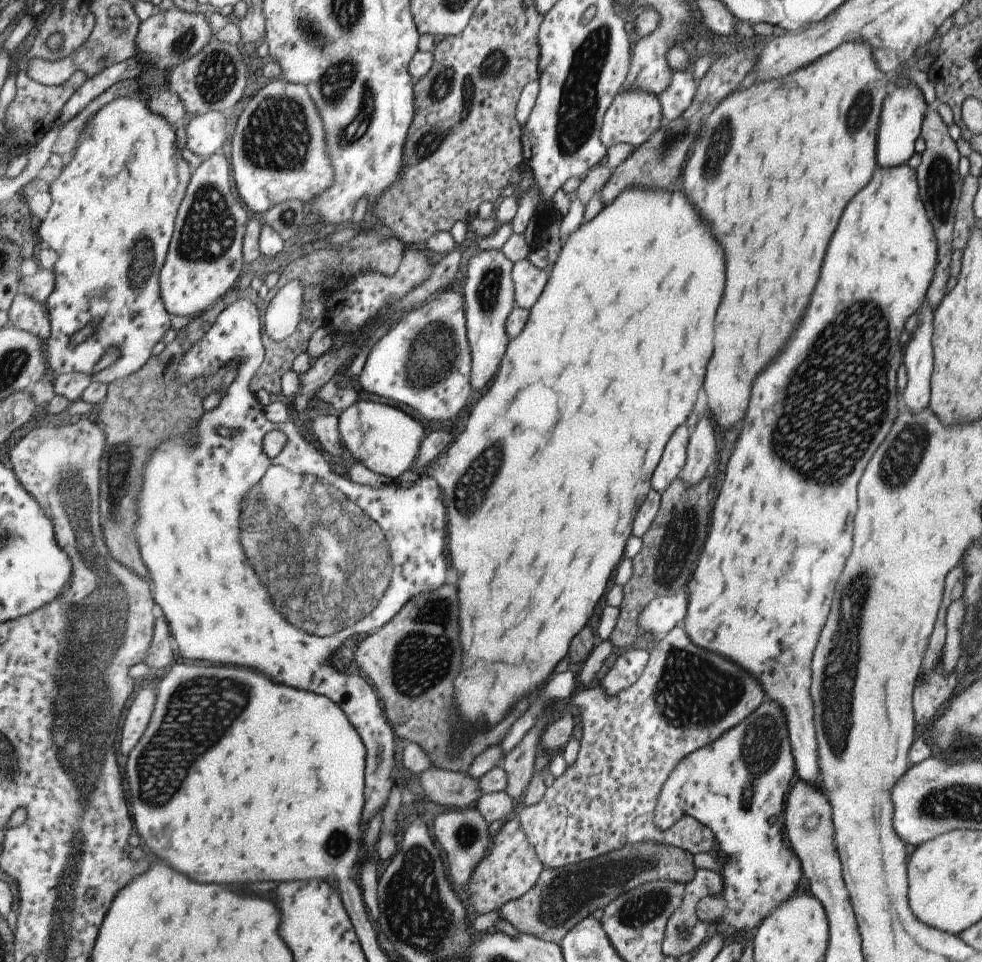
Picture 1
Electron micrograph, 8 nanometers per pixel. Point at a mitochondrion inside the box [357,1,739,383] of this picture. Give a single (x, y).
(578, 102)

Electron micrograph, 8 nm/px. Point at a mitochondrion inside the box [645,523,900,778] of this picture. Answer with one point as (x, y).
(693, 691)

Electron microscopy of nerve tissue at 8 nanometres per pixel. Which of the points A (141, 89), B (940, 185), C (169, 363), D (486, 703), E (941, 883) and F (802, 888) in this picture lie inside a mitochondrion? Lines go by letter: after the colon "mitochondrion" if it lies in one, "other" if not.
A: other
B: mitochondrion
C: other
D: other
E: other
F: other

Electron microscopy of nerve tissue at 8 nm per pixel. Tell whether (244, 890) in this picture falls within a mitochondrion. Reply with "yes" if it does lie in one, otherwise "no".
no

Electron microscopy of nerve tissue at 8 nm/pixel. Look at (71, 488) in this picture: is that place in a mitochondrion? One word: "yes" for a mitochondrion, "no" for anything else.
yes

